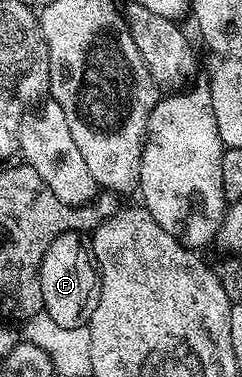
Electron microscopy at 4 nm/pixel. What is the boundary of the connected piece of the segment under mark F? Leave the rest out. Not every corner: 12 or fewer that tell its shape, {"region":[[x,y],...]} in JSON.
{"region":[[80,232],[42,257],[44,313],[88,326],[99,274]]}

